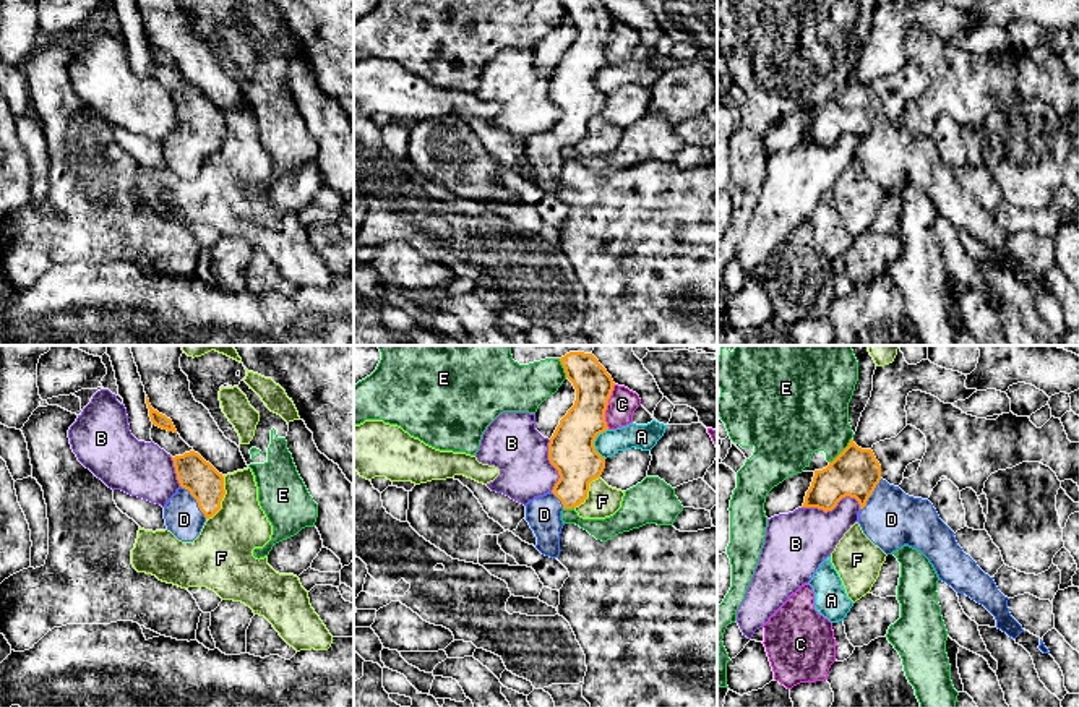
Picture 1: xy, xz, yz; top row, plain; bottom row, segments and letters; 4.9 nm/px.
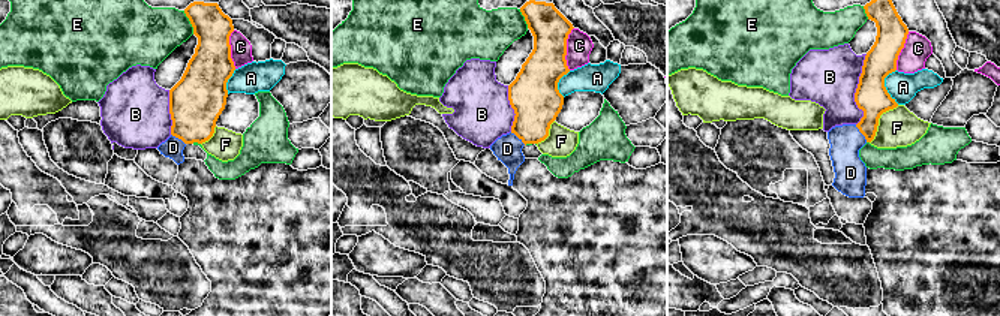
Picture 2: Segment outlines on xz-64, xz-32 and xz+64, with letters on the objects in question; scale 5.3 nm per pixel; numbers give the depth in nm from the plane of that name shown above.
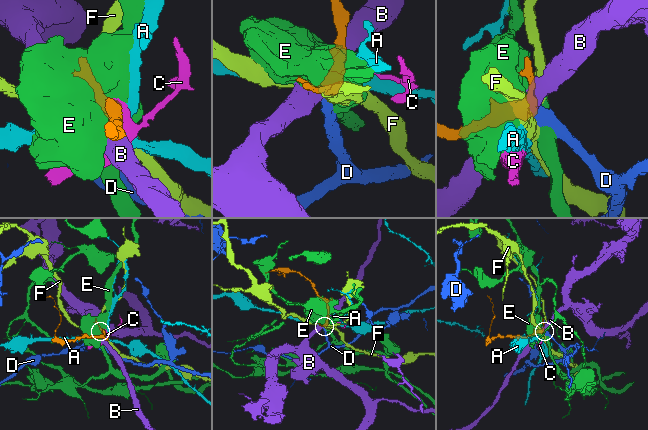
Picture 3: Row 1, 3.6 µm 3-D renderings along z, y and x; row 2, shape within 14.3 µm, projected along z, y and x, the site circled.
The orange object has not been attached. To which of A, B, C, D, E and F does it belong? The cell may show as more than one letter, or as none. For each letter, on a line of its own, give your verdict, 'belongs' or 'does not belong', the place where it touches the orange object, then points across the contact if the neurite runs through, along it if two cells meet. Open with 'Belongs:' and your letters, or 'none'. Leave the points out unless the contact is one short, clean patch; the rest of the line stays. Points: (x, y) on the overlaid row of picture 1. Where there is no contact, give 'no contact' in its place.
Belongs: D
A: does not belong; contact xz (593, 443); border xz (607, 428), (594, 441), (594, 448), (606, 458)
B: does not belong; contact yz (831, 509)
C: does not belong; contact xz (606, 407); border xz (615, 385), (606, 411), (607, 428)
D: belongs; contact xy (197, 501); way xy (205, 484), (197, 501), (185, 513), (184, 519)
E: does not belong; contact yz (842, 451)
F: does not belong; contact xy (223, 497); border xy (223, 475), (224, 497), (221, 506), (206, 519)

